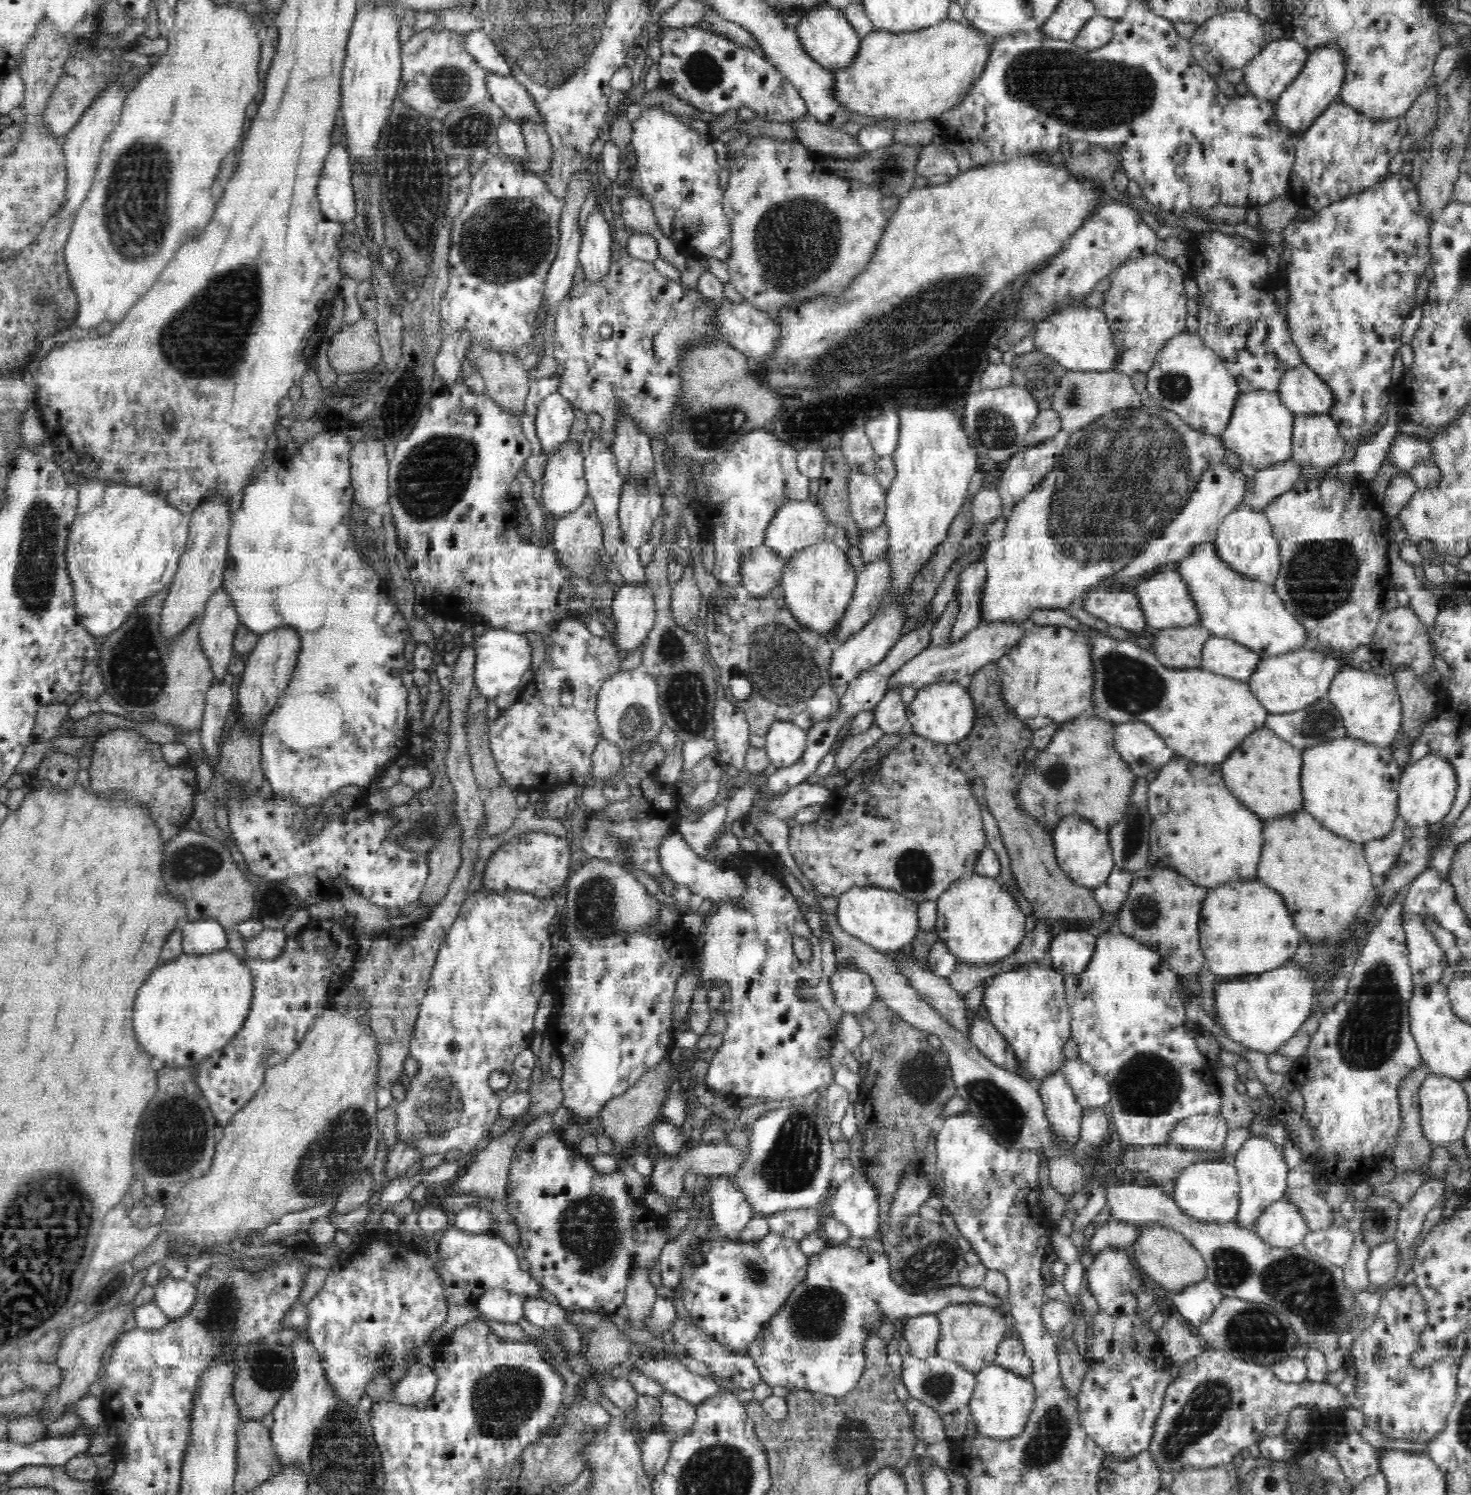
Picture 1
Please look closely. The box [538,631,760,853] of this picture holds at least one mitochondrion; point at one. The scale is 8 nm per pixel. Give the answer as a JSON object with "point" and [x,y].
{"point":[635,722]}

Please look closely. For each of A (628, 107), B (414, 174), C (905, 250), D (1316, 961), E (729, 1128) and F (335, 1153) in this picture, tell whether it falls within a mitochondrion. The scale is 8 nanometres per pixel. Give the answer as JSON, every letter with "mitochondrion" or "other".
{"A":"other","B":"mitochondrion","C":"other","D":"mitochondrion","E":"other","F":"mitochondrion"}

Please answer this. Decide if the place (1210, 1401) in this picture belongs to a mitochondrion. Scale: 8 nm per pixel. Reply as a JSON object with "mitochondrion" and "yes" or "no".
{"mitochondrion":"yes"}

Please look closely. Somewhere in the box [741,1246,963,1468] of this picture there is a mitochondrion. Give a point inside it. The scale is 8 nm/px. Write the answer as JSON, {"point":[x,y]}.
{"point":[816,1319]}

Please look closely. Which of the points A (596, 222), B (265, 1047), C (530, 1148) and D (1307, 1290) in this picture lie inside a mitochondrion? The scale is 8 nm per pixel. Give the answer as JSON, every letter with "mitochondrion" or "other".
{"A":"other","B":"mitochondrion","C":"other","D":"mitochondrion"}

